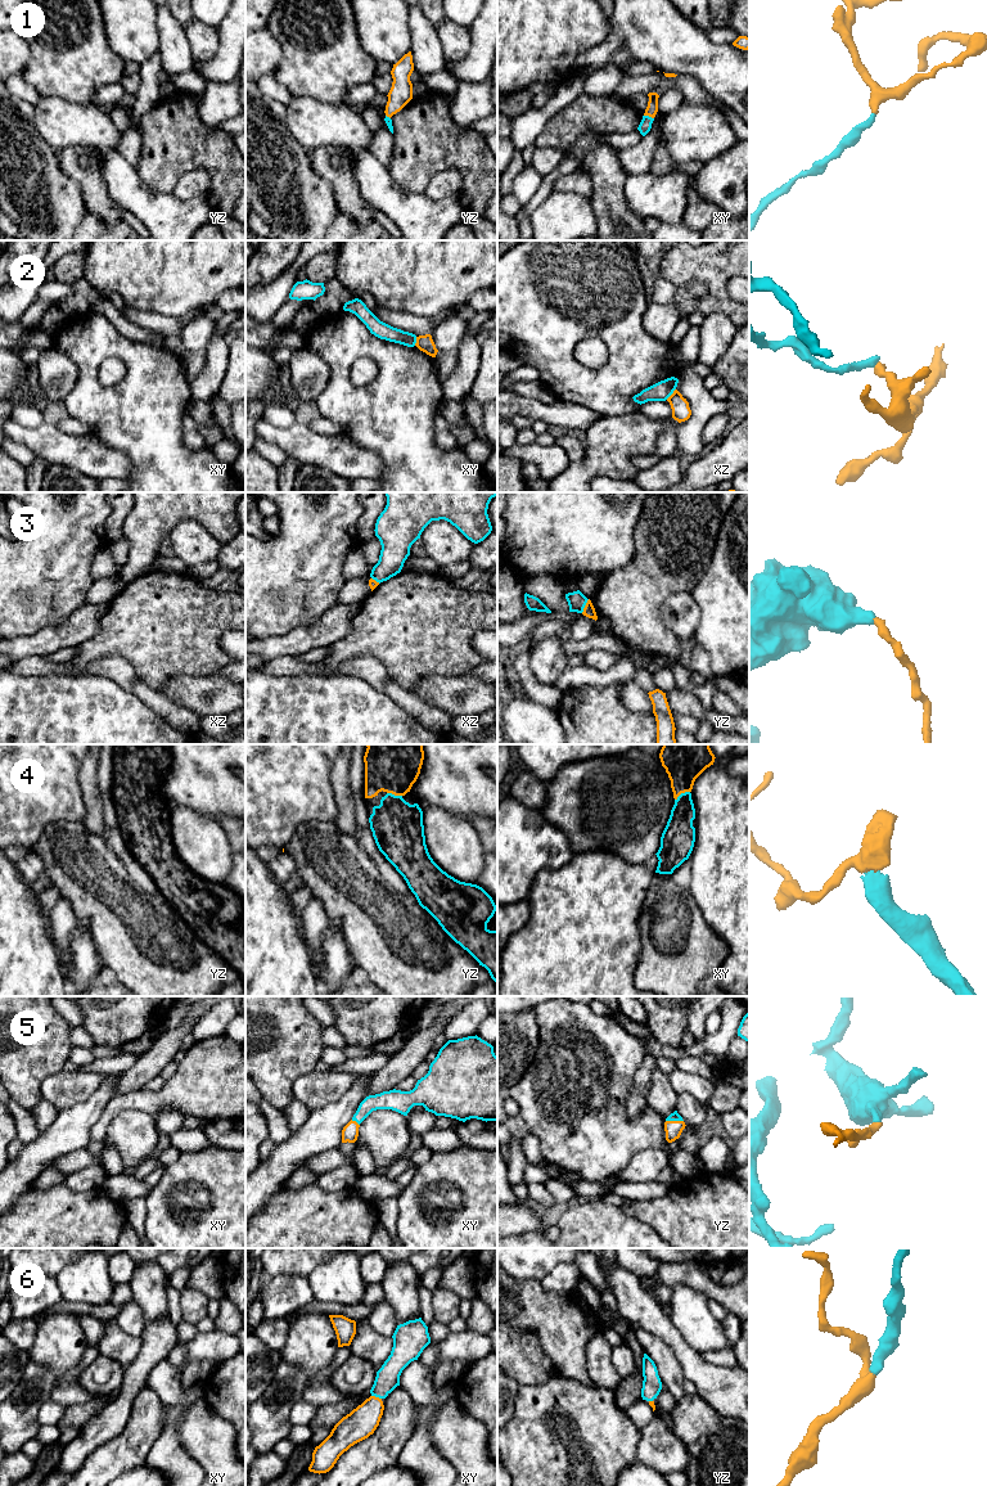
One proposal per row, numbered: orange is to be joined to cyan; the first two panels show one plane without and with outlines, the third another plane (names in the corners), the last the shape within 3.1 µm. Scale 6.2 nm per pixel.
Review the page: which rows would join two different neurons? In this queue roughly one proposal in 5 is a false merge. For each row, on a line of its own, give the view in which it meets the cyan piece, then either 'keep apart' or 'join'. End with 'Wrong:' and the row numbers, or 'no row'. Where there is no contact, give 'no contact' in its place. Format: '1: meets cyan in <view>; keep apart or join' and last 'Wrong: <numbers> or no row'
1: meets cyan in xy; join
2: meets cyan in xz; keep apart
3: meets cyan in yz; keep apart
4: meets cyan in xy; join
5: meets cyan in yz; join
6: meets cyan in xy; join
Wrong: 2, 3

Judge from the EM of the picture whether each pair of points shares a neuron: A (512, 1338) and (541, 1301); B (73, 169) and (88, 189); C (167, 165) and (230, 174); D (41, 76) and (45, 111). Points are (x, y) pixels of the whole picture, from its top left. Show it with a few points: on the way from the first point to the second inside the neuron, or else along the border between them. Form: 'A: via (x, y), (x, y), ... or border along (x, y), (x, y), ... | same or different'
A: border along (510, 1325), (518, 1329), (531, 1329), (542, 1349) | different
B: via (79, 174), (88, 184) | same
C: via (183, 160), (215, 160) | same
D: border along (41, 95), (57, 95), (73, 104) | different

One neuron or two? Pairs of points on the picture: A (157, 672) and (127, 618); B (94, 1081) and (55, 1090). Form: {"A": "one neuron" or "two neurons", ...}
{"A": "one neuron", "B": "one neuron"}

